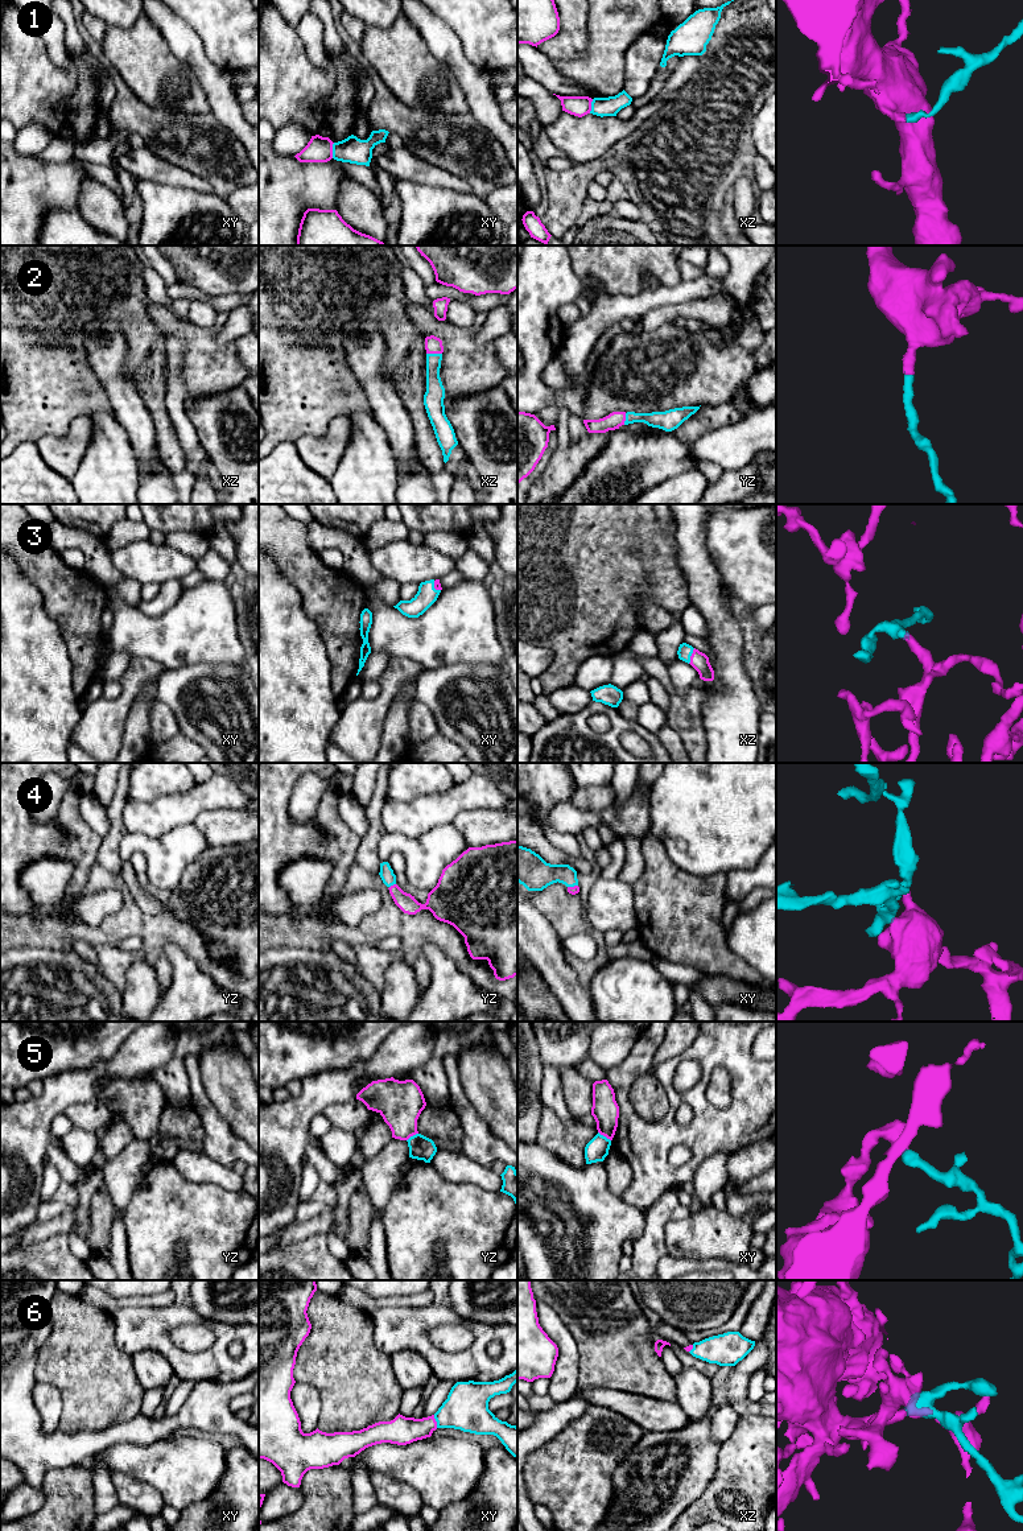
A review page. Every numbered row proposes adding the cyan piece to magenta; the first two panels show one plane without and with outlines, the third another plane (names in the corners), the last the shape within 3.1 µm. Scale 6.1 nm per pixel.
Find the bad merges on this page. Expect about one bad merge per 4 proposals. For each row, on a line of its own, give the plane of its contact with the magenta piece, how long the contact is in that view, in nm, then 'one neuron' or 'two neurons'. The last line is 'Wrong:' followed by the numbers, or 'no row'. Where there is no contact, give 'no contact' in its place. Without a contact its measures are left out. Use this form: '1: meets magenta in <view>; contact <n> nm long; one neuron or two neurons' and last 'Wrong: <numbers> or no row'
1: meets magenta in xy; contact 100 nm long; two neurons
2: meets magenta in xz; contact 100 nm long; one neuron
3: meets magenta in xz; contact 100 nm long; one neuron
4: meets magenta in yz; contact 50 nm long; one neuron
5: meets magenta in xy; contact 100 nm long; two neurons
6: meets magenta in xy; contact 80 nm long; one neuron
Wrong: 1, 5

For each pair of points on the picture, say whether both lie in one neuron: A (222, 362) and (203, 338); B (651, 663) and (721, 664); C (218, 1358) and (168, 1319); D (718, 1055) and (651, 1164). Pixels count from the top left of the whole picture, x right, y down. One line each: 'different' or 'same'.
A: same
B: different
C: same
D: same

